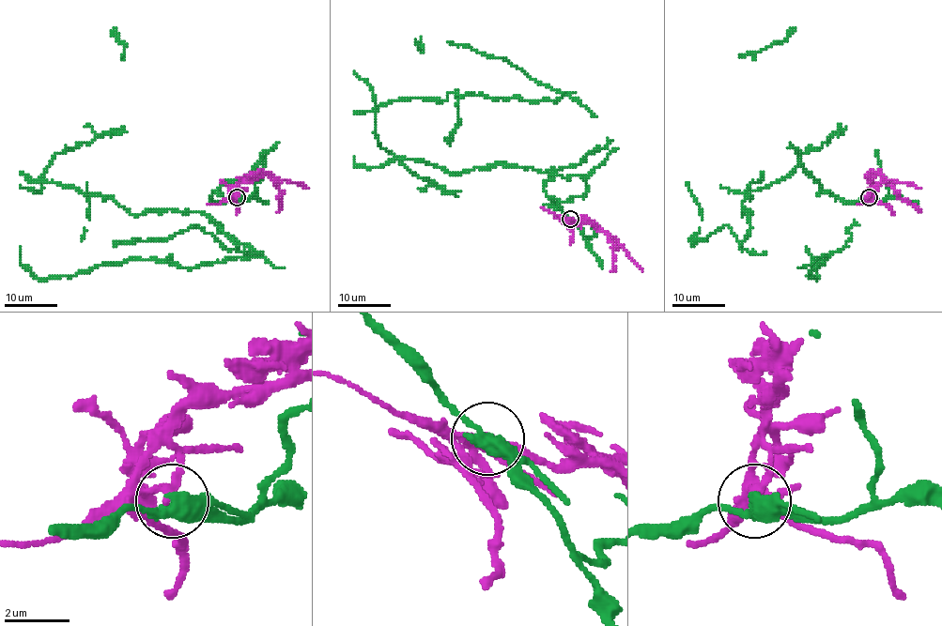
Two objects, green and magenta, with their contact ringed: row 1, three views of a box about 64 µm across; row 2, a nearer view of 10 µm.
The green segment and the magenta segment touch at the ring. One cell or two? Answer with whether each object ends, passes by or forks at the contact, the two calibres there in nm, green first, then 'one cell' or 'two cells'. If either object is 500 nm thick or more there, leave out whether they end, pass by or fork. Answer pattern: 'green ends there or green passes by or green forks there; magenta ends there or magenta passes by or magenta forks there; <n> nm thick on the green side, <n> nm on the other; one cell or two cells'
green passes by; magenta passes by; 440 nm thick on the green side, 200 nm on the other; two cells

